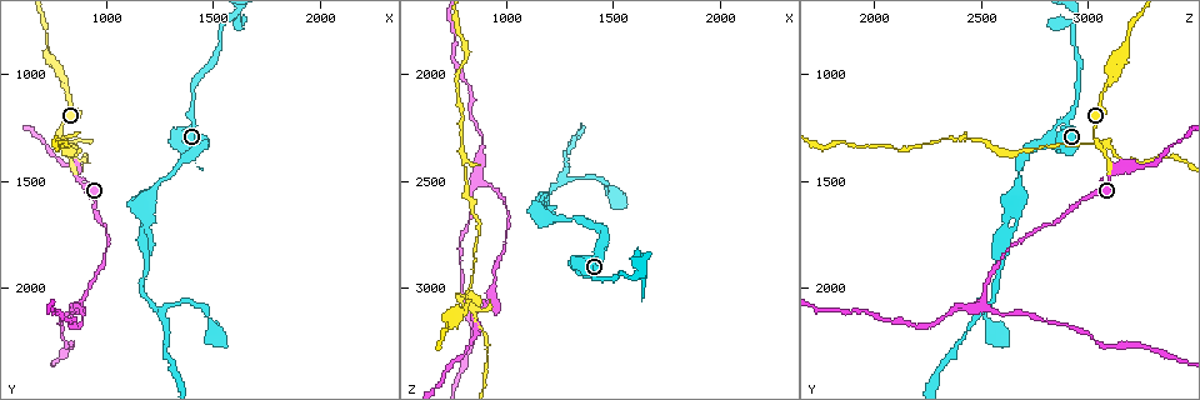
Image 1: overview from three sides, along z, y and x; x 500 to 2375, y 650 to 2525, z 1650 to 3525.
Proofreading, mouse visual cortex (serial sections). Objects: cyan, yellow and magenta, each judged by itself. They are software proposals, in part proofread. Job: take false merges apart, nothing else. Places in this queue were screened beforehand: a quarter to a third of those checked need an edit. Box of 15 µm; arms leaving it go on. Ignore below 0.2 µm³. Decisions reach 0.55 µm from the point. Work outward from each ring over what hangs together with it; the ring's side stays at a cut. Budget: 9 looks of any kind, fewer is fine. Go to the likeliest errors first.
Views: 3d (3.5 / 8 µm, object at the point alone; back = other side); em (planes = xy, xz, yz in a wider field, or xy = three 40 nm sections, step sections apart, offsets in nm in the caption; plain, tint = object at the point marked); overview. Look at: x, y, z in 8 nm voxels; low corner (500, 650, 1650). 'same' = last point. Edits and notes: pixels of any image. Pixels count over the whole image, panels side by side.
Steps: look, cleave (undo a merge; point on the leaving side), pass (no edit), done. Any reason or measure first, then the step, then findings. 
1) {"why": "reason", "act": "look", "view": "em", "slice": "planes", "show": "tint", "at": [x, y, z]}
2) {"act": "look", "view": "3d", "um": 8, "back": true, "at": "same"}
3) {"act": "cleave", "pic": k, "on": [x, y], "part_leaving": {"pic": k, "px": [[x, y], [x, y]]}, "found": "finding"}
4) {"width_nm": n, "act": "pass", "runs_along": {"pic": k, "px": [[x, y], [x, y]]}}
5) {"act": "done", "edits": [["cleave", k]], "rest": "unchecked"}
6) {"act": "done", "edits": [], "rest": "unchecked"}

{"why": "a fork", "act": "look", "view": "3d", "um": 8, "back": true, "at": [820, 1350, 3070]}

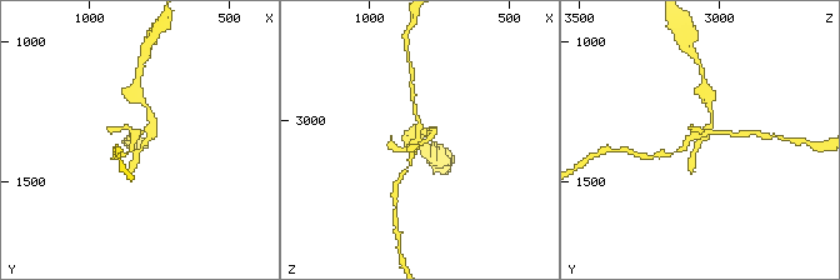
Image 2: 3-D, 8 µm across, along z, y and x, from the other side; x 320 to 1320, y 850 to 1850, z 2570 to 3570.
{"act": "look", "view": "em", "slice": "xy", "step": 2, "show": "tint", "at": [810, 1330, 3070]}

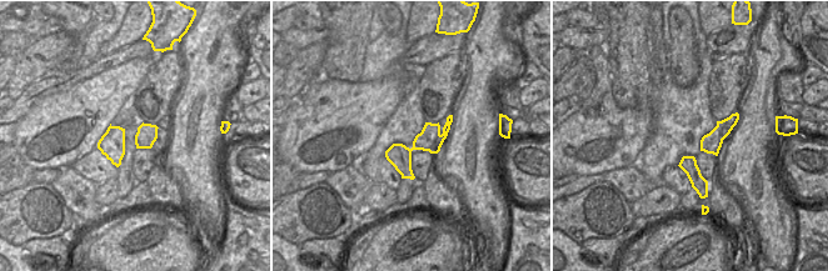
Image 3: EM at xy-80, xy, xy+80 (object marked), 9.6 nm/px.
{"width_nm": 240, "act": "cleave", "pic": 2, "on": [696, 135], "found": "two cells meet here"}

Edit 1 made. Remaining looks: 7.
{"why": "sharp bend", "act": "look", "view": "3d", "um": 8, "at": [880, 2090, 2500]}

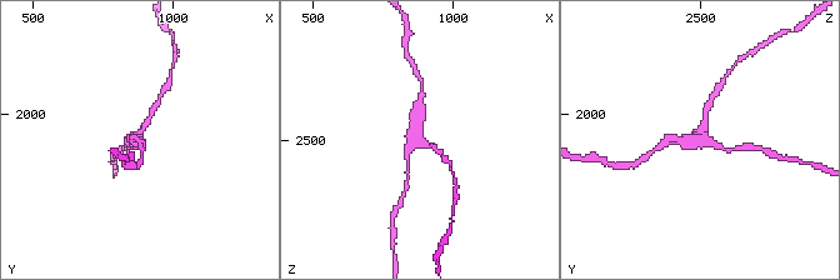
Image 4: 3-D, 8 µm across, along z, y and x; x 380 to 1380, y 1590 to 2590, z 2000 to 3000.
{"arms": 3, "arm_widths_nm": [150, 150, 200], "why": "need the tissue", "act": "look", "view": "em", "slice": "xy", "step": 3, "show": "tint", "at": [870, 2080, 2510]}

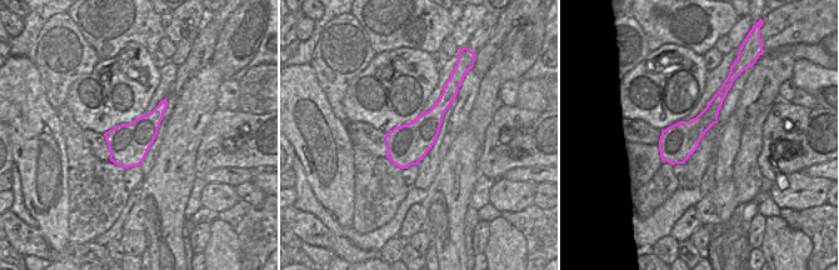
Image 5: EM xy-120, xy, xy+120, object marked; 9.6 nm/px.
{"act": "pass", "runs_along": {"pic": 4, "px": [[709, 106], [701, 136], [666, 140]]}, "found": "all the same cell"}

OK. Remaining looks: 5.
{"act": "look", "view": "3d", "um": 3.5, "at": [1160, 1620, 2660]}

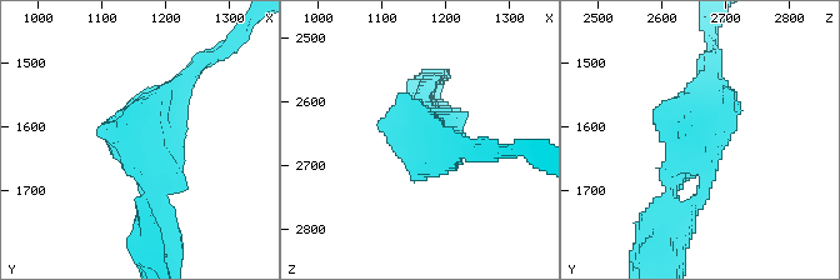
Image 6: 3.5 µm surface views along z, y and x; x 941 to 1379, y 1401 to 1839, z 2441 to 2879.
{"act": "look", "view": "em", "slice": "planes", "show": "tint", "at": [1155, 1615, 2645]}

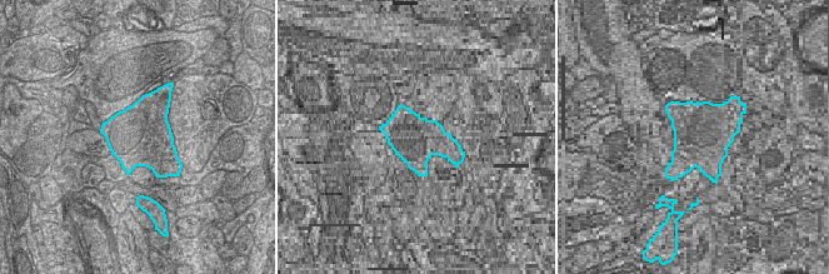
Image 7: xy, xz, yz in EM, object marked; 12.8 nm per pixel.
{"act": "pass", "runs_along": {"pic": 6, "px": [[191, 74], [149, 204]]}, "found": "all the same cell"}

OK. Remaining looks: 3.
{"act": "look", "view": "3d", "um": 3.5, "at": [1260, 2120, 2500]}

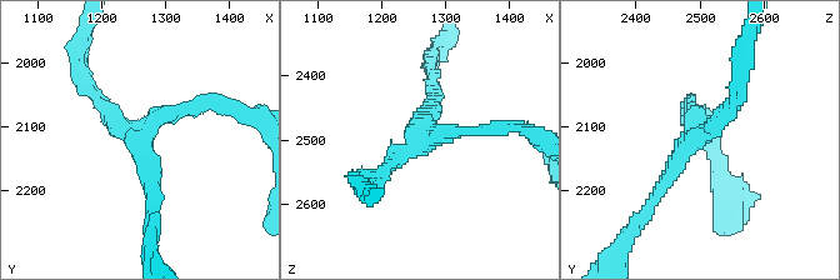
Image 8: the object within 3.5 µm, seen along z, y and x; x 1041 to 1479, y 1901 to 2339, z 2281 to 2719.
{"arms": 3, "arm_widths_nm": [150, 200, 200], "act": "look", "view": "em", "slice": "xy", "step": 1, "show": "tint", "at": [1255, 2120, 2500]}

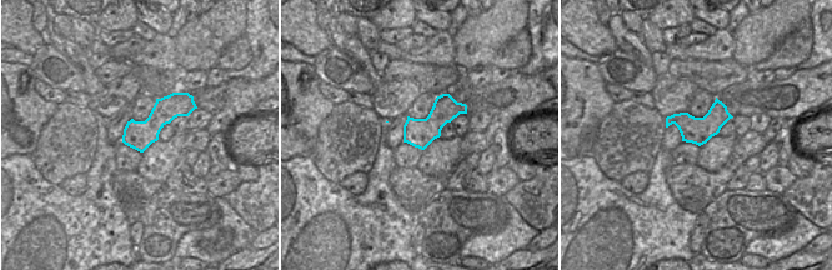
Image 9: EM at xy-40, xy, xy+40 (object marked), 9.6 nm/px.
{"act": "pass", "runs_along": {"pic": 8, "px": [[361, 180], [415, 138], [488, 131]]}, "found": "all the same cell"}

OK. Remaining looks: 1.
{"act": "done", "edits": [["cleave", 2]], "rest": "unchecked"}

